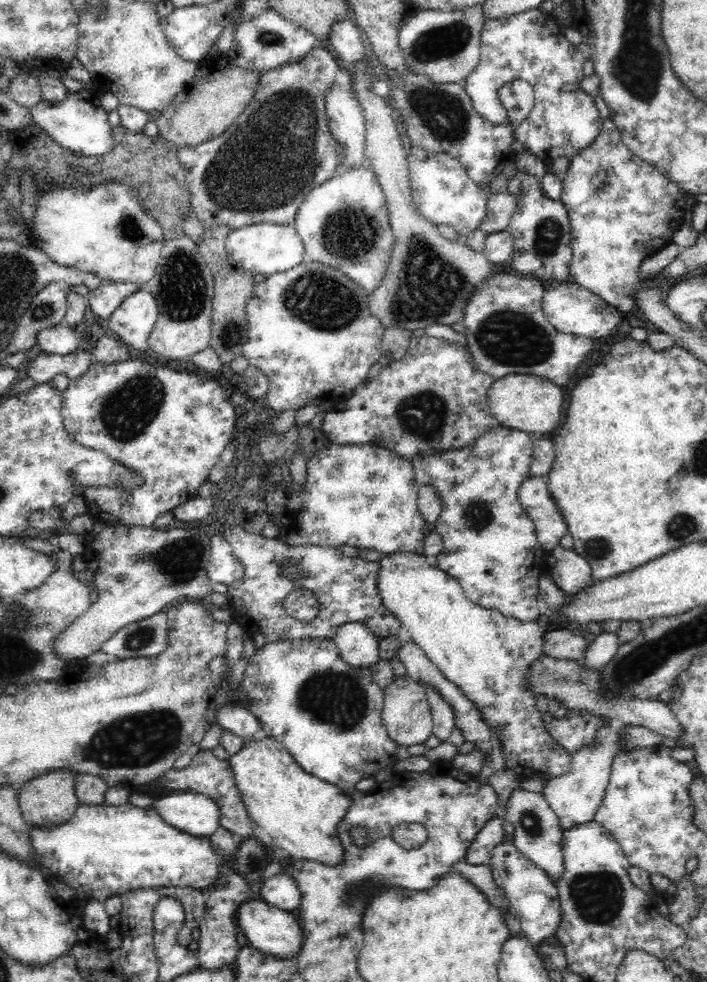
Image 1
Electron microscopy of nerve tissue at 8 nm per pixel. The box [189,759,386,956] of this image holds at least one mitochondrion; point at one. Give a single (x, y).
(353, 894)

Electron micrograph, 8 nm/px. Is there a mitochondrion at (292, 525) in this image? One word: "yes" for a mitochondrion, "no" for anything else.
no

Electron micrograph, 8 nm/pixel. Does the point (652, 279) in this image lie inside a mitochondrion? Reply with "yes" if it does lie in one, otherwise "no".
no

